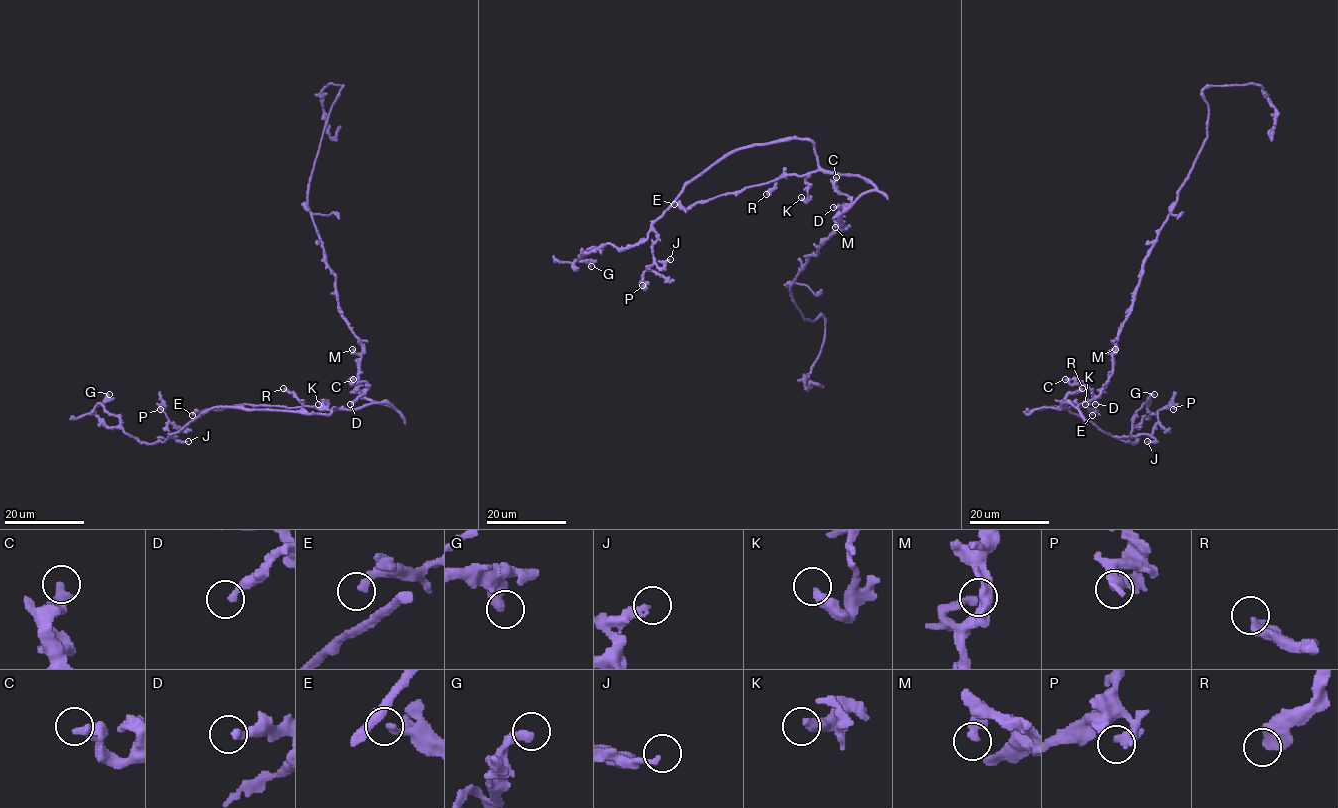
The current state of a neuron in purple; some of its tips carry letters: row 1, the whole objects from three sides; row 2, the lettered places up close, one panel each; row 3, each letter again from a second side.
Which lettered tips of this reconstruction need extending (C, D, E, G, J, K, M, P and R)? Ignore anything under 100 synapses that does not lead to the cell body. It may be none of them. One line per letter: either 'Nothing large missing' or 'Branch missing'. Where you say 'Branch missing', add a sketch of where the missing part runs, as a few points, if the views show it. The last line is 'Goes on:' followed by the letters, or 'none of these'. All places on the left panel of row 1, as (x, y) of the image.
C: Nothing large missing
D: Nothing large missing
E: Nothing large missing
G: Nothing large missing
J: Nothing large missing
K: Nothing large missing
M: Nothing large missing
P: Nothing large missing
R: Nothing large missing
Goes on: none of these

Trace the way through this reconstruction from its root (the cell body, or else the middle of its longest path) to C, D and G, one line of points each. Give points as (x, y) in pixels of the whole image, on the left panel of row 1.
C: (357, 386), (361, 396), (368, 387), (365, 382), (351, 384), (353, 379)
D: (357, 386), (360, 397), (350, 404)
G: (357, 386), (393, 407), (213, 407), (152, 444), (98, 405), (109, 394)

